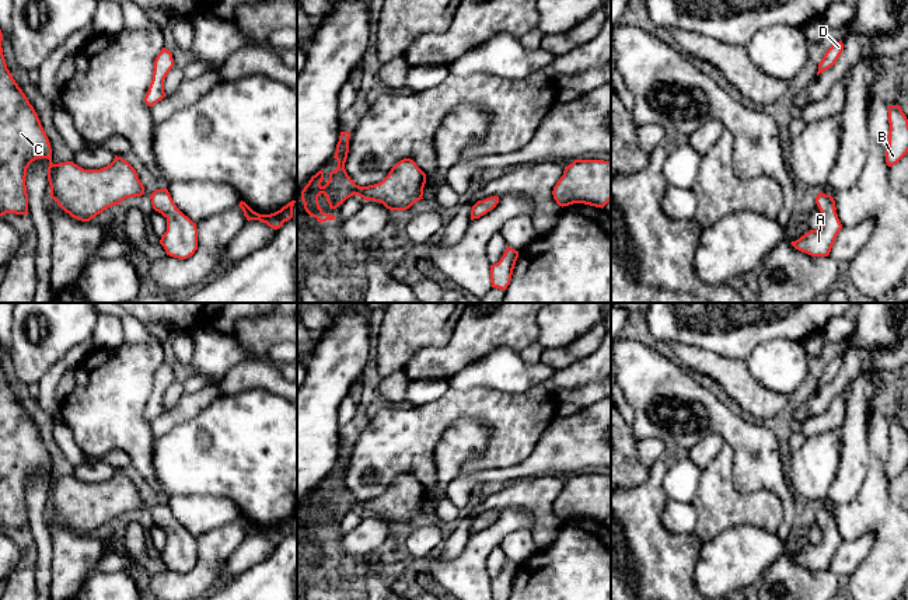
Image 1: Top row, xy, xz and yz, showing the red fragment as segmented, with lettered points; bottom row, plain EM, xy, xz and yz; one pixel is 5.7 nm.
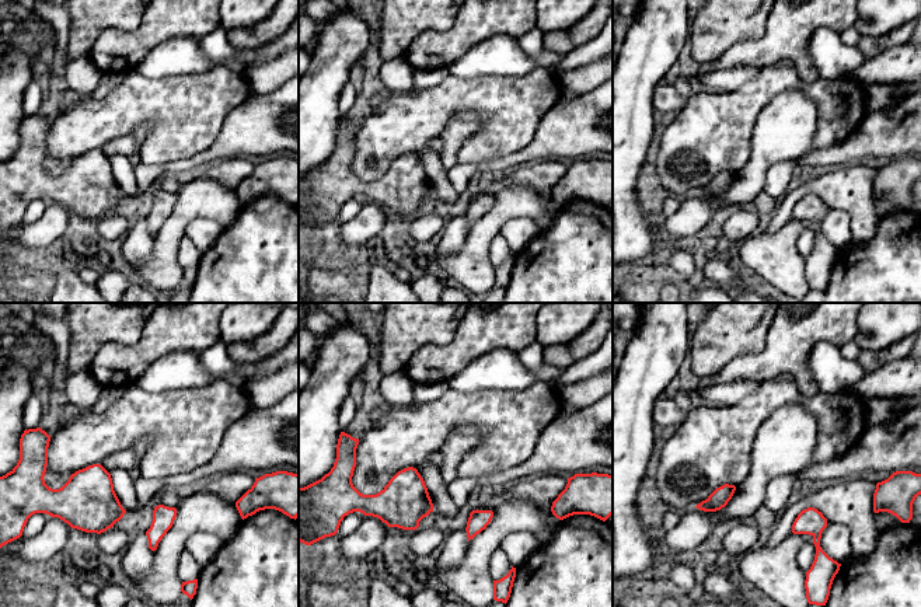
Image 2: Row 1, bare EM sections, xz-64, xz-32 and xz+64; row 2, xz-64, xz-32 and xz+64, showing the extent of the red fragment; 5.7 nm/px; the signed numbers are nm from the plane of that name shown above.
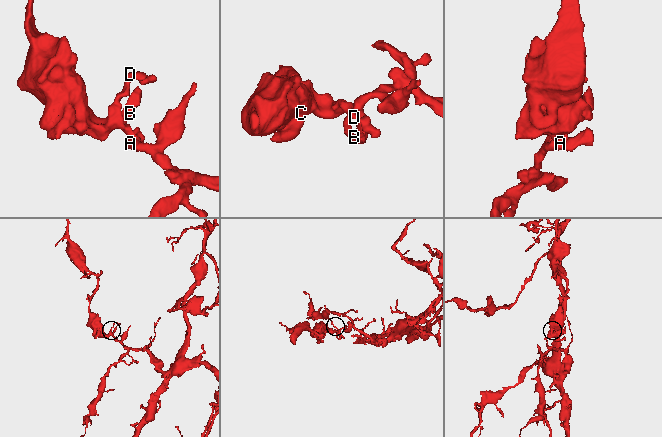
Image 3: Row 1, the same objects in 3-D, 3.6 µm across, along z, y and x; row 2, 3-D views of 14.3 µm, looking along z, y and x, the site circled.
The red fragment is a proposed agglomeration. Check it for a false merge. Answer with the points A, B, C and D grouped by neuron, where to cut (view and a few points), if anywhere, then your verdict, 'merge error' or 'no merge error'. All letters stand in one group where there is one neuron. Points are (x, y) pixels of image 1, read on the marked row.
groups A B C D; cut none; no merge error

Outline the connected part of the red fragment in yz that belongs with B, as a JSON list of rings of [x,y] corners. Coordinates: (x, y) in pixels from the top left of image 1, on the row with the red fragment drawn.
[[[888,105],[888,123],[886,163],[891,167],[908,153],[908,119],[900,105]]]

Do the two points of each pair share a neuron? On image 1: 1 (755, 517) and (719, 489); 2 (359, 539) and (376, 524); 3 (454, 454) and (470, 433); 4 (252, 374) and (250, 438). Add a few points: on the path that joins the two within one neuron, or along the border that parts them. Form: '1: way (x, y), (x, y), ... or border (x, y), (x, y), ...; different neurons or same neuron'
1: way (747, 510), (737, 508), (727, 498); same neuron
2: way (363, 537), (372, 529); same neuron
3: way (456, 449), (465, 439); same neuron
4: border (222, 393), (231, 394), (264, 387), (282, 397); different neurons

